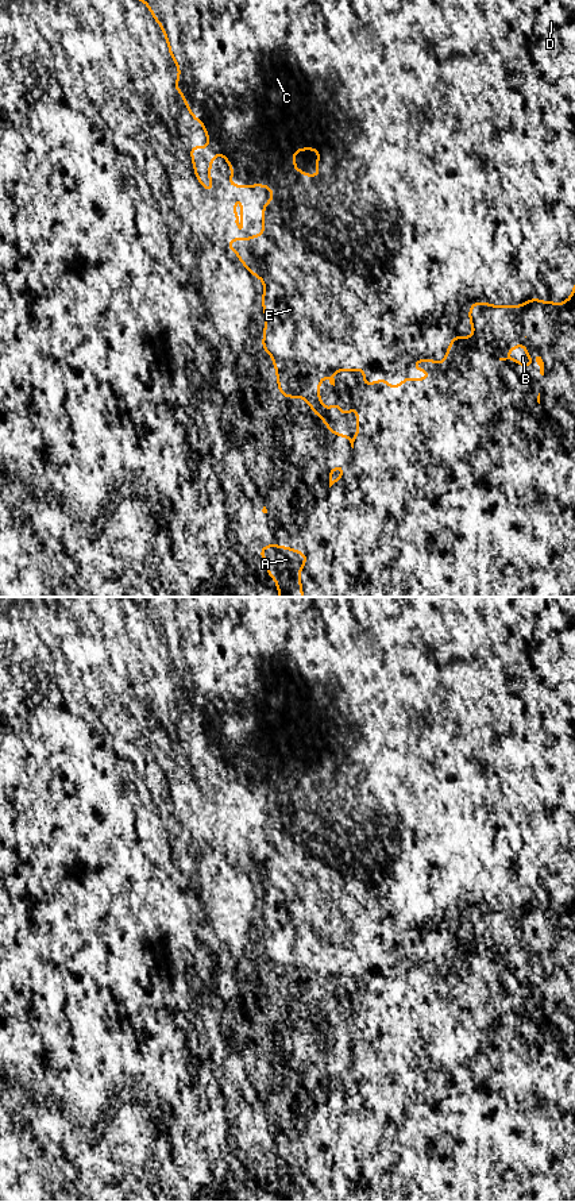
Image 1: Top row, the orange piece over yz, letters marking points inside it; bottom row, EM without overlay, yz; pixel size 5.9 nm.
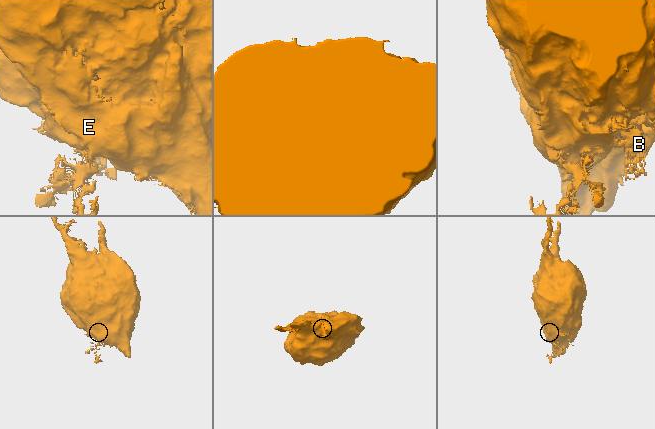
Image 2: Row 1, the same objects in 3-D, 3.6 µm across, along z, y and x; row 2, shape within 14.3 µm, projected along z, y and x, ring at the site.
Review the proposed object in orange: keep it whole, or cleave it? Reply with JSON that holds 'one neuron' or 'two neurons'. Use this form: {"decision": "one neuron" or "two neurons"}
{"decision": "two neurons"}

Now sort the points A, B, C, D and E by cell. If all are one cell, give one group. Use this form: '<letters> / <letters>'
A / B C D E

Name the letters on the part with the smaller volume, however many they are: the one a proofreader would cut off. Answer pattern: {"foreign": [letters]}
{"foreign": ["A"]}

